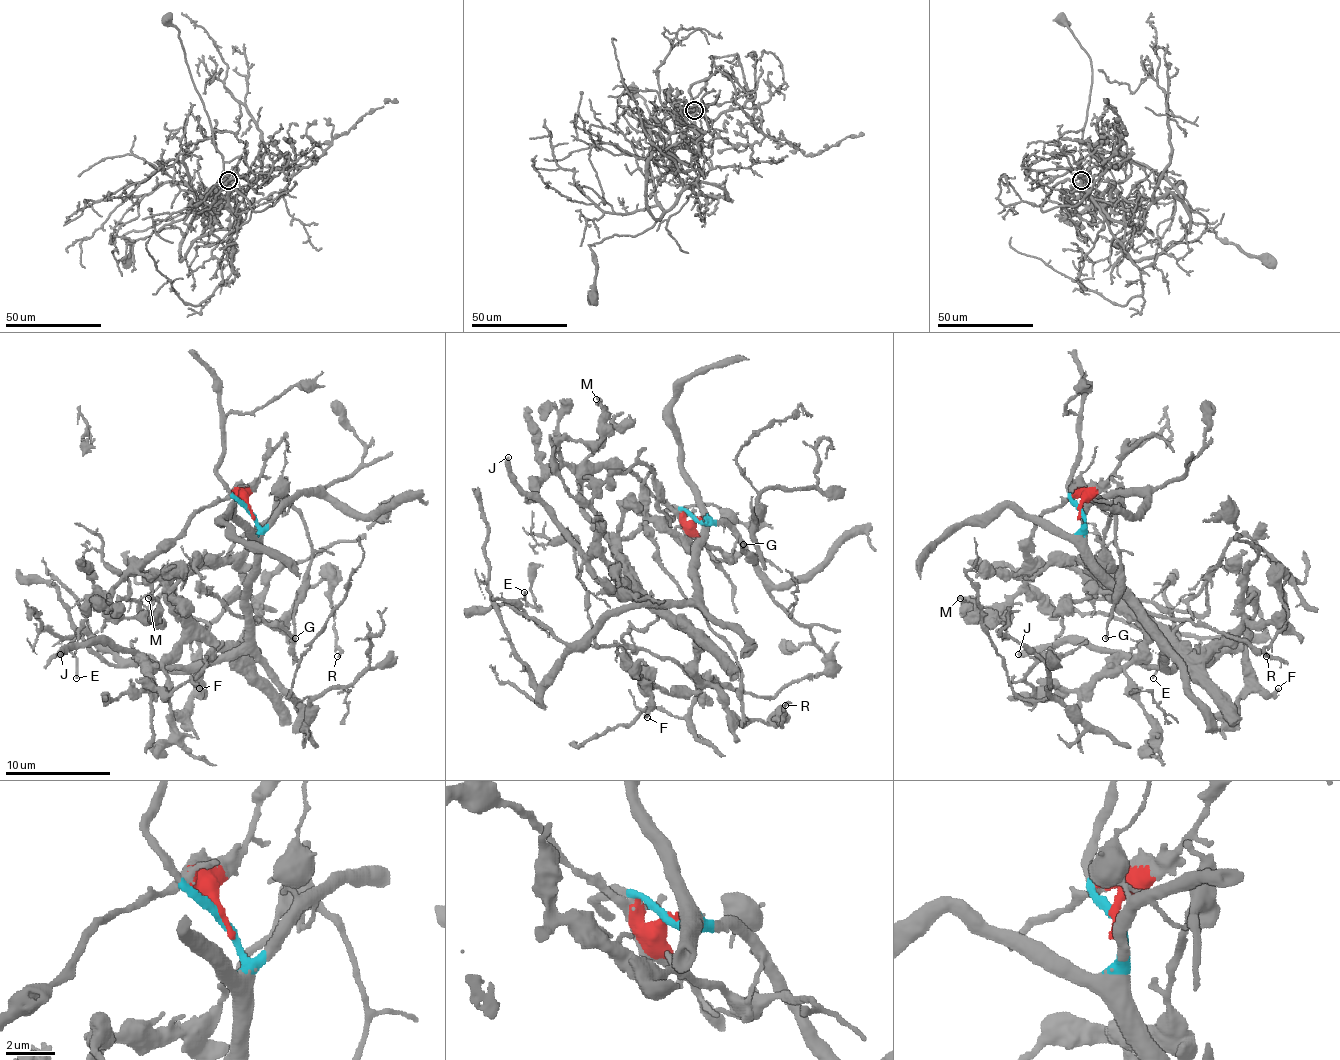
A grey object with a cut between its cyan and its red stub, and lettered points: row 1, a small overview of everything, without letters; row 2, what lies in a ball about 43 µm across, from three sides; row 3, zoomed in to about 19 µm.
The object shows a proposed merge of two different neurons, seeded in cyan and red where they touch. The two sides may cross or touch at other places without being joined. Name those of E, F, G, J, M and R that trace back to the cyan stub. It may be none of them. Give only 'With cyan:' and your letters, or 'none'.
With cyan: E, J

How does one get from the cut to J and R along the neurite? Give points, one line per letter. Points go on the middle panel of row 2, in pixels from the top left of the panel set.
J: (696, 520), (707, 525), (696, 594), (688, 601), (638, 601), (609, 588), (583, 549), (519, 485), (509, 456)
R: (696, 520), (622, 469), (583, 483), (598, 533), (688, 628), (725, 707), (781, 726), (786, 705)

